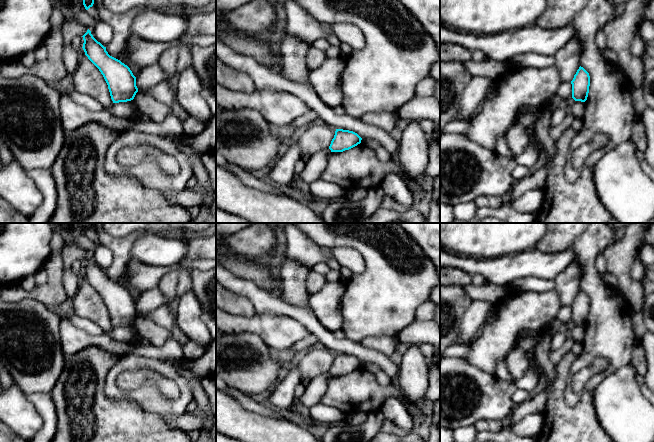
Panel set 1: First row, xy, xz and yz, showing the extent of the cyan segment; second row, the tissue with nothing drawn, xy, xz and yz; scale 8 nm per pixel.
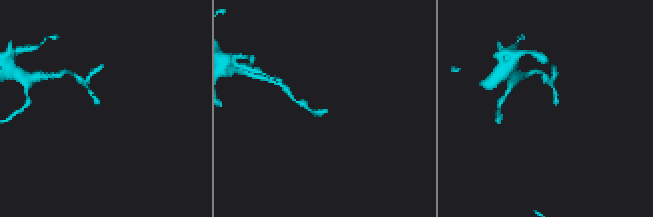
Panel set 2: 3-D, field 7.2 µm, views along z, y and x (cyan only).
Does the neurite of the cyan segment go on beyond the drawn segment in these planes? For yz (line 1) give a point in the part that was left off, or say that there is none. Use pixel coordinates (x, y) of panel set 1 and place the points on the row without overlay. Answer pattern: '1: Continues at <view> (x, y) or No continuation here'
1: No continuation here

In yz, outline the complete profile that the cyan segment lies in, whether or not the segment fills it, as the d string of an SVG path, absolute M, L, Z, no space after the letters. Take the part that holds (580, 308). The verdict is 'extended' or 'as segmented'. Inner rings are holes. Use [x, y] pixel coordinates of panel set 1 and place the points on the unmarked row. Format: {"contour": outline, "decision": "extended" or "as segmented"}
{"contour": "M579 291L574 299L572 308L572 322L575 325L585 326L589 317L590 300L589 297L583 292Z", "decision": "as segmented"}

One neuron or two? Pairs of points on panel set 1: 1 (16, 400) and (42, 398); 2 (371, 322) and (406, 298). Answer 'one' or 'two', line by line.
1: two
2: one

